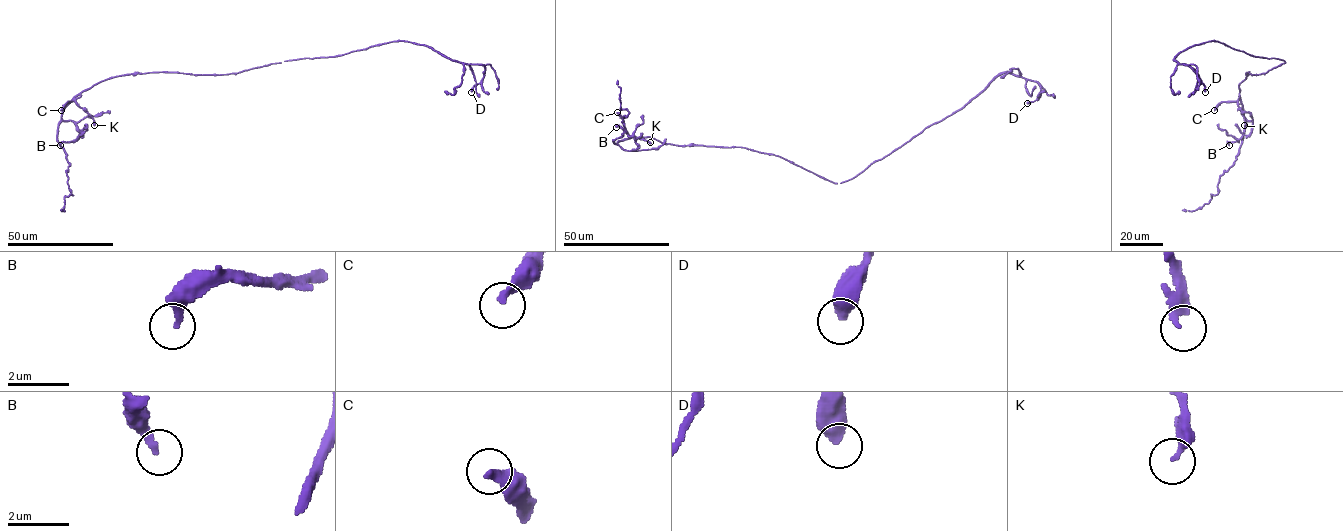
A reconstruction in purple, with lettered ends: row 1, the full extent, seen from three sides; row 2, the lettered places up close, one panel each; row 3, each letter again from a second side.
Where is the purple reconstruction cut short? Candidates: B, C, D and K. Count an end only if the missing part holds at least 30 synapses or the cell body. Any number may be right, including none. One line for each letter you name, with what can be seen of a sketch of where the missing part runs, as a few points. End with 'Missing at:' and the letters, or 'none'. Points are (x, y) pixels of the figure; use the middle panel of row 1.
Missing at: none

